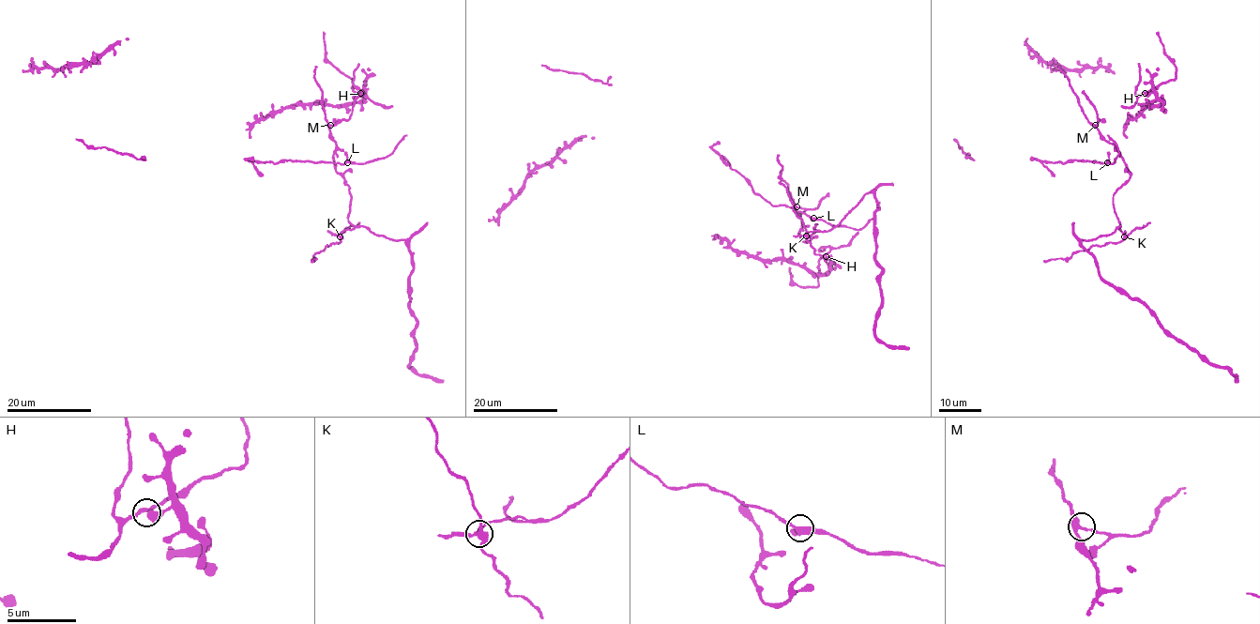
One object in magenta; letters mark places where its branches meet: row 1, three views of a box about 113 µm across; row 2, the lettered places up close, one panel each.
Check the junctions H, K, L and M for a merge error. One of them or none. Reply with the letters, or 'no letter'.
K

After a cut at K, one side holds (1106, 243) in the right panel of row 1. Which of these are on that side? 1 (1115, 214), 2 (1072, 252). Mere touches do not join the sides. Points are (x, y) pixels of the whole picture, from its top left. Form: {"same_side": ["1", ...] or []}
{"same_side": ["2"]}

